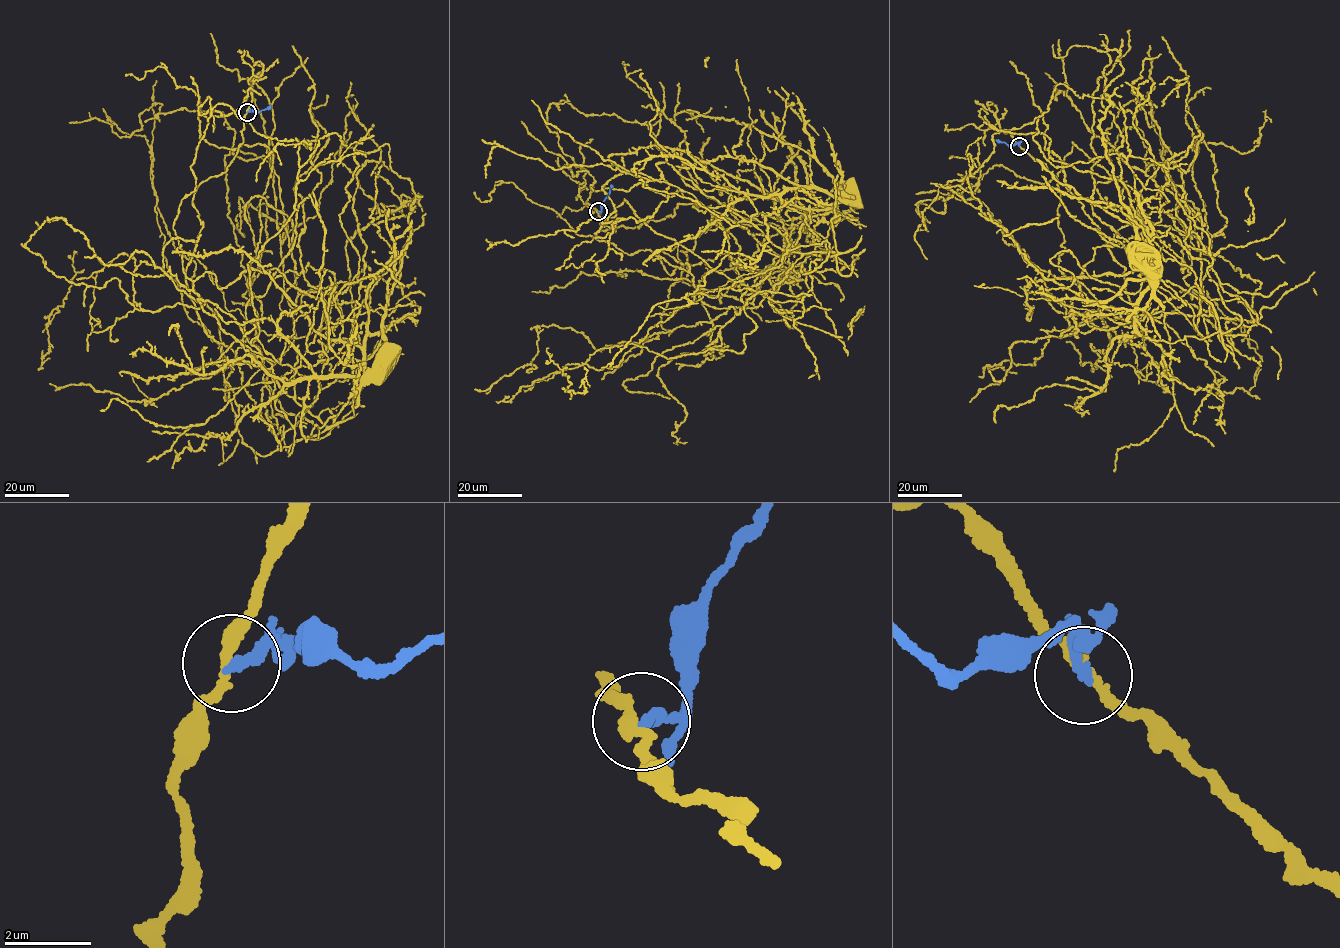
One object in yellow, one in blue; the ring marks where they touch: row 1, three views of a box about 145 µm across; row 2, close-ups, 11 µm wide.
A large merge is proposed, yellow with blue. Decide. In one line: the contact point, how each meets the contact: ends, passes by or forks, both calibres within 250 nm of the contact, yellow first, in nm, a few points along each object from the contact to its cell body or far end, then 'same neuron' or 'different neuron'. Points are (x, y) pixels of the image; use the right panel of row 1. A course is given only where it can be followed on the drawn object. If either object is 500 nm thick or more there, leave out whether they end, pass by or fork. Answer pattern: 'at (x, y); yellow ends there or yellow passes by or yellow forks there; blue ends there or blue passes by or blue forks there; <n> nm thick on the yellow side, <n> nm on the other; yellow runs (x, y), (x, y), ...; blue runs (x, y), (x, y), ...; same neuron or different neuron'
at (1019, 146); yellow passes by; blue passes by; 280 nm thick on the yellow side, 180 nm on the other; yellow runs (1019, 145), (993, 125), (978, 181), (916, 212), (1062, 84), (1108, 101), (1102, 143), (1140, 252); blue runs (1019, 145), (996, 140); different neuron

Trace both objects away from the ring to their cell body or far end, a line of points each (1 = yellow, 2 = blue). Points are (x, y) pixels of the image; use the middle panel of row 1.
1: (598, 211), (546, 125), (552, 102), (647, 124), (701, 192), (789, 239), (795, 217), (853, 193)
2: (598, 211), (612, 184)

